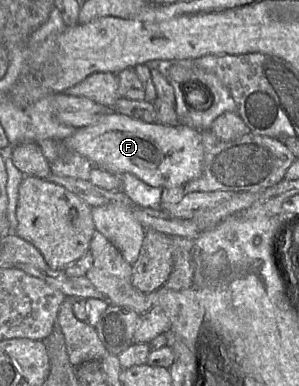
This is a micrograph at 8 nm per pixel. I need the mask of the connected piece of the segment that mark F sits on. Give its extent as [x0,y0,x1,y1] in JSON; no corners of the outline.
[63,112,204,189]

